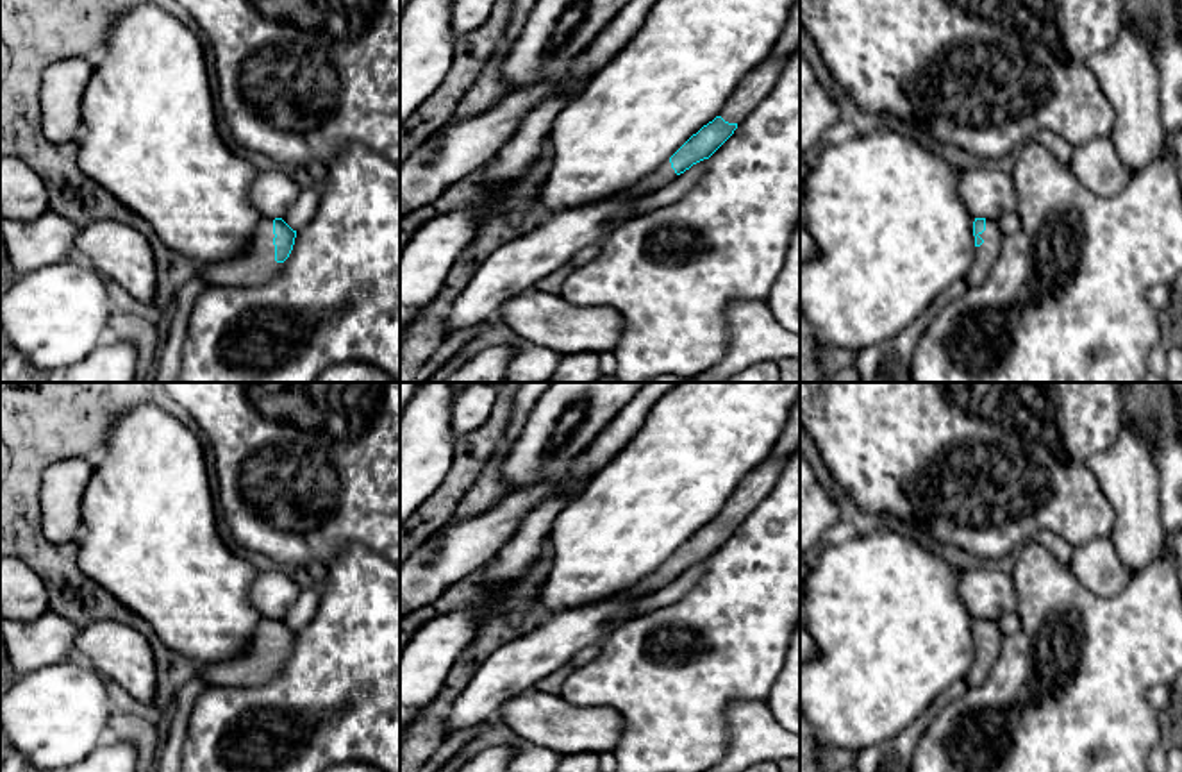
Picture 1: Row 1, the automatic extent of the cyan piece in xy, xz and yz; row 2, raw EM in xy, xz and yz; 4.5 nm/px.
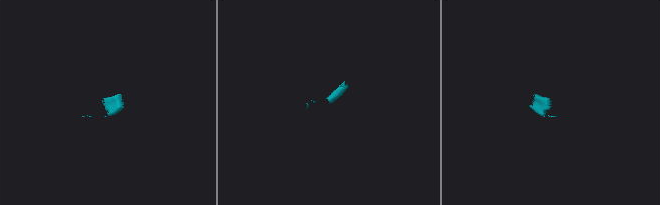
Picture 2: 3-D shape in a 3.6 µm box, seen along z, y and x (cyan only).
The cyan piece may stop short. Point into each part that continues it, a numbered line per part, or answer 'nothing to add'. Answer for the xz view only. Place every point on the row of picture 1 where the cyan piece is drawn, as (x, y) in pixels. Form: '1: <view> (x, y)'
1: xz (754, 86)
2: xz (665, 174)

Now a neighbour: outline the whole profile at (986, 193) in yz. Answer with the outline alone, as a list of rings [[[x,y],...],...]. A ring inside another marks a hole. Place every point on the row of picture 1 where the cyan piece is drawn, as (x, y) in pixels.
[[[980,168],[964,172],[957,184],[959,200],[975,218],[998,220],[1018,209],[1011,173]]]

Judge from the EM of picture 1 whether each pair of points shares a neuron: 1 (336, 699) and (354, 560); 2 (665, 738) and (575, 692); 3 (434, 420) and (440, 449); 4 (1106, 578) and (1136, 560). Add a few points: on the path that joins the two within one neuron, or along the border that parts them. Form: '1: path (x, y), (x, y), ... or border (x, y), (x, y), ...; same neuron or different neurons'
1: path (354, 665), (354, 594); same neuron
2: path (643, 717), (618, 692), (597, 692); same neuron
3: path (434, 427), (434, 442); same neuron
4: border (1109, 538), (1118, 558), (1132, 576); different neurons

